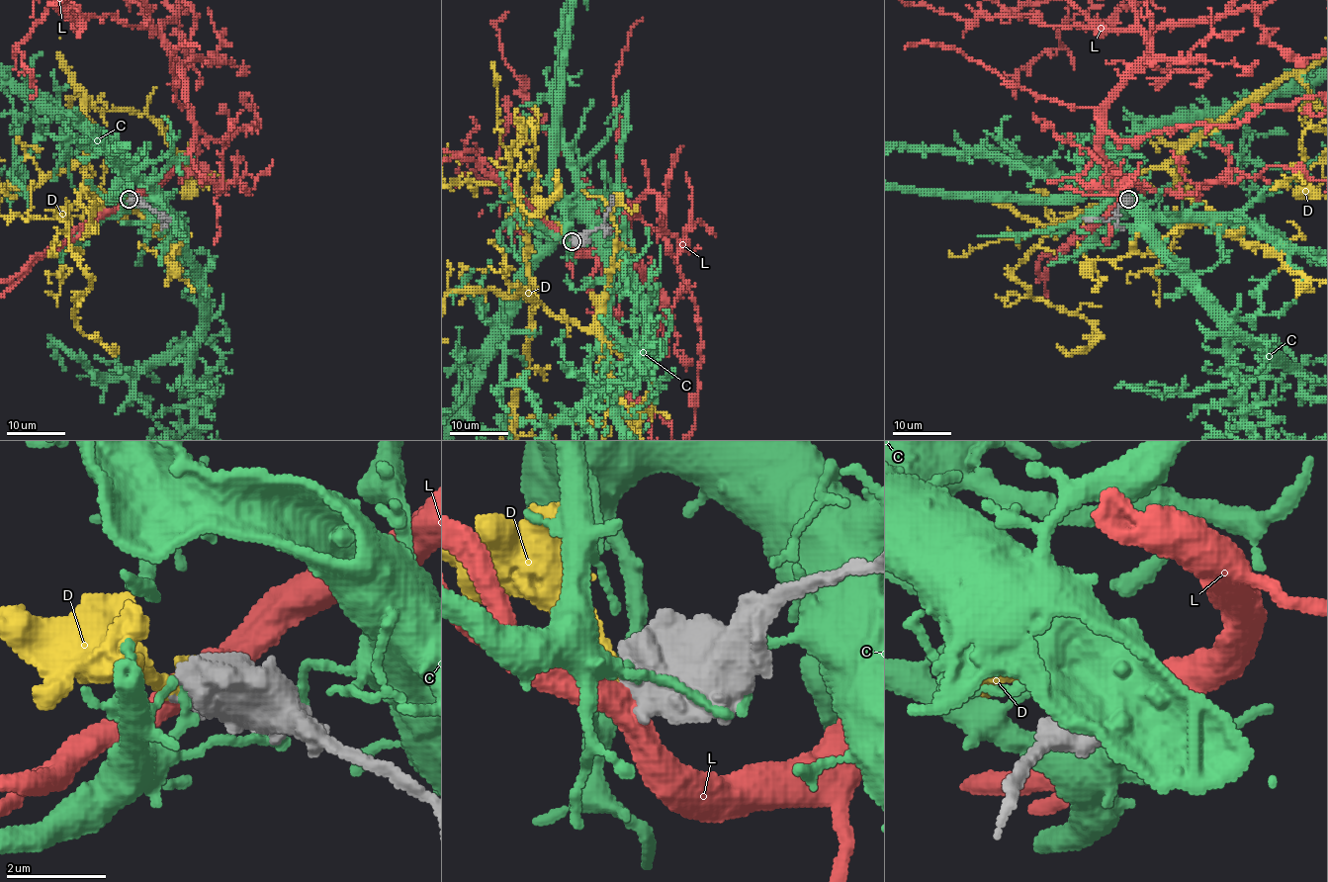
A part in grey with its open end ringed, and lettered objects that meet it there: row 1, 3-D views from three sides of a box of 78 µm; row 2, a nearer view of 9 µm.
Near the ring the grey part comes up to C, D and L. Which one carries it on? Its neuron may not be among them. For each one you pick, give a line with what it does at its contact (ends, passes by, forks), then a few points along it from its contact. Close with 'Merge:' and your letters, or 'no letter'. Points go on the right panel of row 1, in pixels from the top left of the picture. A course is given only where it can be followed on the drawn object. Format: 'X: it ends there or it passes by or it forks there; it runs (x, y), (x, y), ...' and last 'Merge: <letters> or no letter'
D: it ends there
Merge: D

